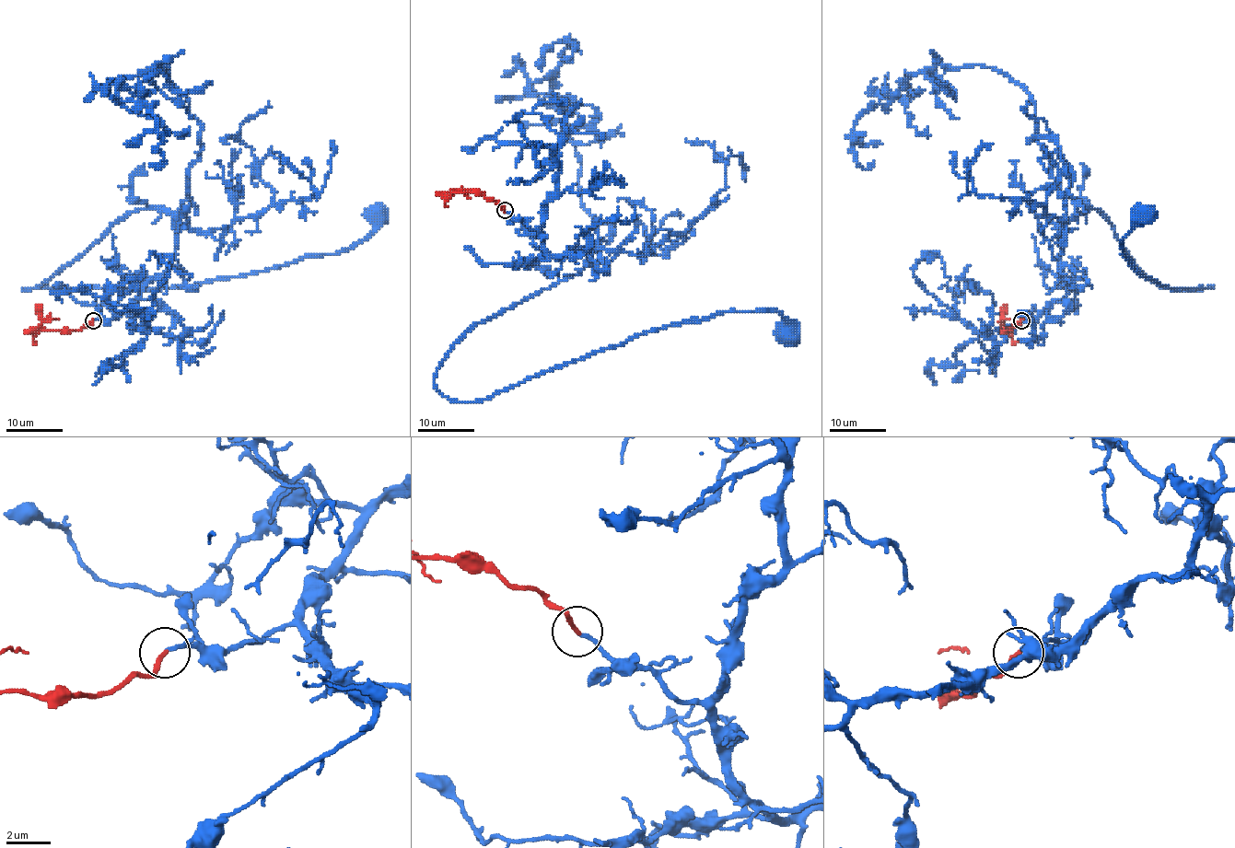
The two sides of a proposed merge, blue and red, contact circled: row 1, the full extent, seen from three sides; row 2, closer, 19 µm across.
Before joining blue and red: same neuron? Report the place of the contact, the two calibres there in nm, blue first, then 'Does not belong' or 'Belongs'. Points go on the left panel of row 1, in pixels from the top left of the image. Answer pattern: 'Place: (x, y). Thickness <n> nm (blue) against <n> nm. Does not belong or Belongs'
Place: (93, 320). Thickness 160 nm (blue) against 200 nm. Belongs

